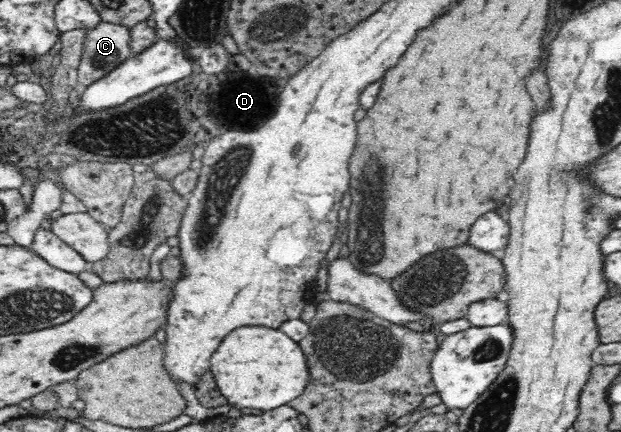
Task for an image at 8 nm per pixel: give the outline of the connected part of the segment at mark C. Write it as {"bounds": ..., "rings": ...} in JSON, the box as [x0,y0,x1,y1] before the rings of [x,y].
{"bounds":[77,22,132,86],"rings":[[[110,22],[96,23],[83,42],[77,79],[88,86],[115,68],[132,54],[129,51],[129,27]]]}

